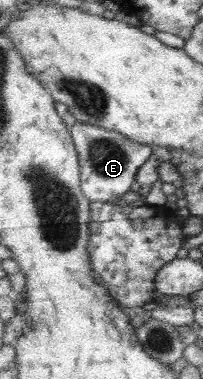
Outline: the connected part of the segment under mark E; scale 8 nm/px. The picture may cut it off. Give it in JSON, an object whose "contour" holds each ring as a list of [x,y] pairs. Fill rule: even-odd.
{"contour":[[[78,122],[71,126],[72,136],[80,156],[82,169],[82,192],[92,202],[111,203],[121,200],[121,196],[131,190],[138,179],[138,172],[153,156],[153,147],[131,140],[115,130],[99,125]]]}

